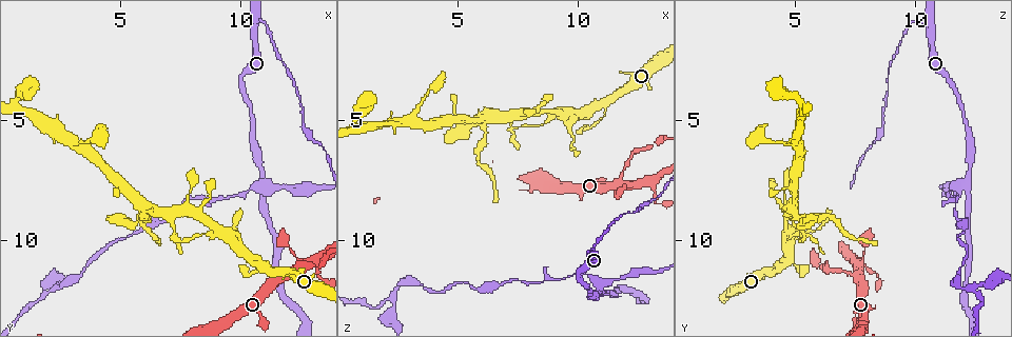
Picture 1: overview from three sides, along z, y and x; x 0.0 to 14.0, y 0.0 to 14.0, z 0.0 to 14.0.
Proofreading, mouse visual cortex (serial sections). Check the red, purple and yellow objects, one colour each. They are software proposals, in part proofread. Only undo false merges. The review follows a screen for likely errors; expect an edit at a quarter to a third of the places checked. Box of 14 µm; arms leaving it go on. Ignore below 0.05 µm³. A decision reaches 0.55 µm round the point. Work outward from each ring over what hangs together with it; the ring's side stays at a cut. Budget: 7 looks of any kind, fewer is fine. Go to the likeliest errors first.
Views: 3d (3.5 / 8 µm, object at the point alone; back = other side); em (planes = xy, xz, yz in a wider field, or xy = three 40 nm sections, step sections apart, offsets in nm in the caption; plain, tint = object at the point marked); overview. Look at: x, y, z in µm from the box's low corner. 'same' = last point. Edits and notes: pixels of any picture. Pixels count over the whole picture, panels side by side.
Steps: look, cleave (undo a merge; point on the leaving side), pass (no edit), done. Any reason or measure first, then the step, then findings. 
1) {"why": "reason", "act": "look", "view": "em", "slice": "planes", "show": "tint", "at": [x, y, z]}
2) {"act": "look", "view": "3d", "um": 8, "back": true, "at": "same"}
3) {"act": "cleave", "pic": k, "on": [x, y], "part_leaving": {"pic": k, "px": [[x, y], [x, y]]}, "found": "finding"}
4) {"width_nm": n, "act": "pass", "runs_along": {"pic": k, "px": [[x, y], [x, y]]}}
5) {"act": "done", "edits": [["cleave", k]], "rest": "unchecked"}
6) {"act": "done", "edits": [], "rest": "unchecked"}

{"why": "looks like a crossing", "act": "look", "view": "3d", "um": 8, "at": [11.0, 7.4, 12.1]}

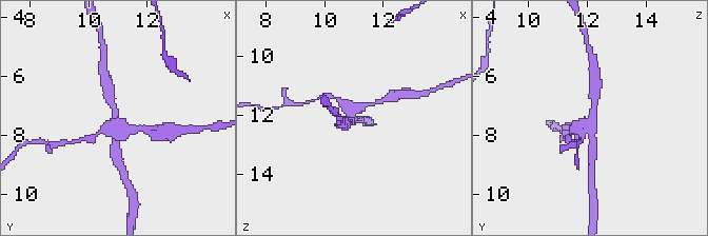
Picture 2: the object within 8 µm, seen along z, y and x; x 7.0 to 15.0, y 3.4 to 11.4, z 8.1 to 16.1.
{"act": "look", "view": "em", "slice": "xy", "step": 3, "show": "tint", "at": [11.0, 7.5, 12.1]}

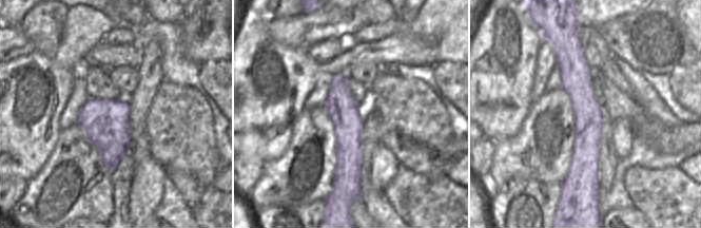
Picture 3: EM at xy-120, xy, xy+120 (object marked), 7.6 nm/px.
{"act": "cleave", "pic": 2, "on": [130, 130], "part_leaving": {"pic": 2, "px": [[115, 121], [115, 125], [85, 138]]}, "found": "a second cell is stuck on"}

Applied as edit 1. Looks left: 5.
{"why": "see it whole again", "act": "look", "view": "overview"}

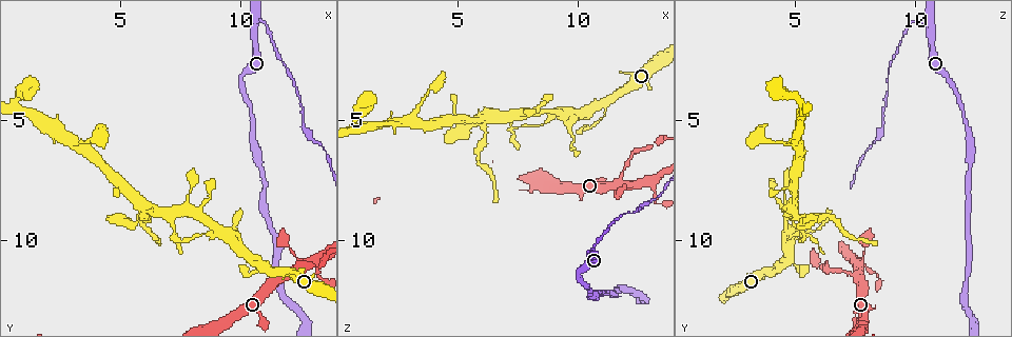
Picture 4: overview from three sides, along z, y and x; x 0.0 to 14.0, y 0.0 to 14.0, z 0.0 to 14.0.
{"why": "a narrow waist", "act": "look", "view": "3d", "um": 3.5, "at": [11.7, 11.4, 7.6]}

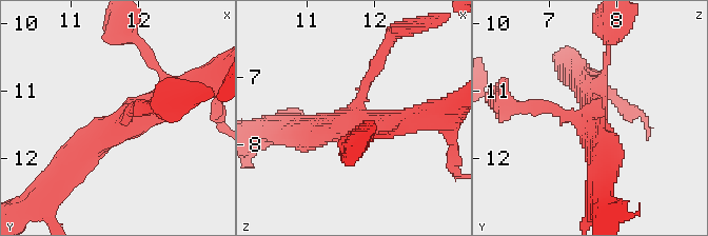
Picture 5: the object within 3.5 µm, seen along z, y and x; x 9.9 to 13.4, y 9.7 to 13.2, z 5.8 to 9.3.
{"arms": 3, "arm_widths_nm": [200, 300, 400], "act": "pass", "runs_along": {"pic": 5, "px": [[65, 170], [107, 131], [181, 92]]}, "found": "continuous, no second cell"}

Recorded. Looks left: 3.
{"why": "sharp bend", "act": "look", "view": "3d", "um": 3.5, "back": true, "at": [6.1, 8.9, 5.8]}

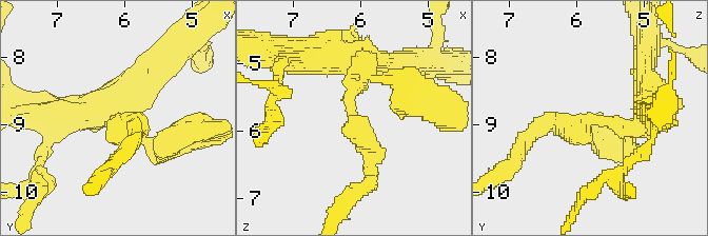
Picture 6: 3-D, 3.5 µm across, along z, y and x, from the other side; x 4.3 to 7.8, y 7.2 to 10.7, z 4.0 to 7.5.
{"arm_widths_nm": [200, 300], "why": "now the EM", "act": "look", "view": "em", "slice": "xy", "step": 1, "show": "tint", "at": [6.10, 8.95, 5.80]}

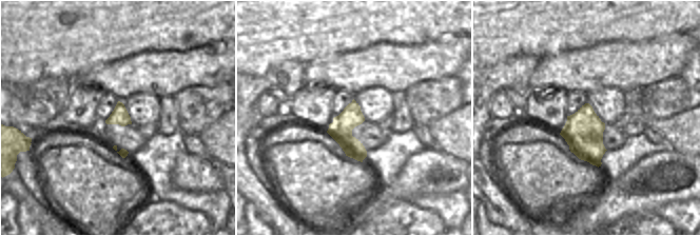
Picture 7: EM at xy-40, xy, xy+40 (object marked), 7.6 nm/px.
{"width_nm": 180, "act": "pass", "runs_along": {"pic": 6, "px": [[650, 101], [640, 124], [534, 131]]}, "found": "one cell here"}

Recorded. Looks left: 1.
{"act": "done", "edits": [["cleave", 2]], "rest": "unchecked"}

